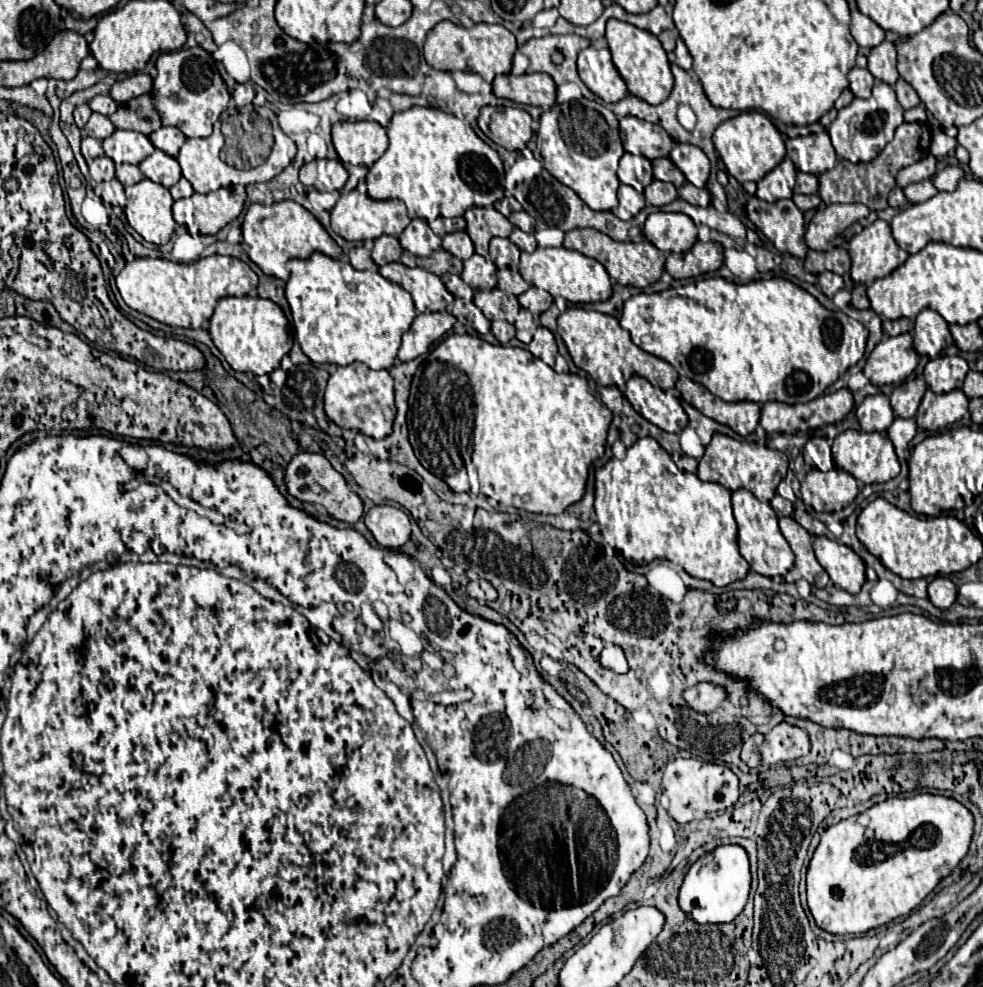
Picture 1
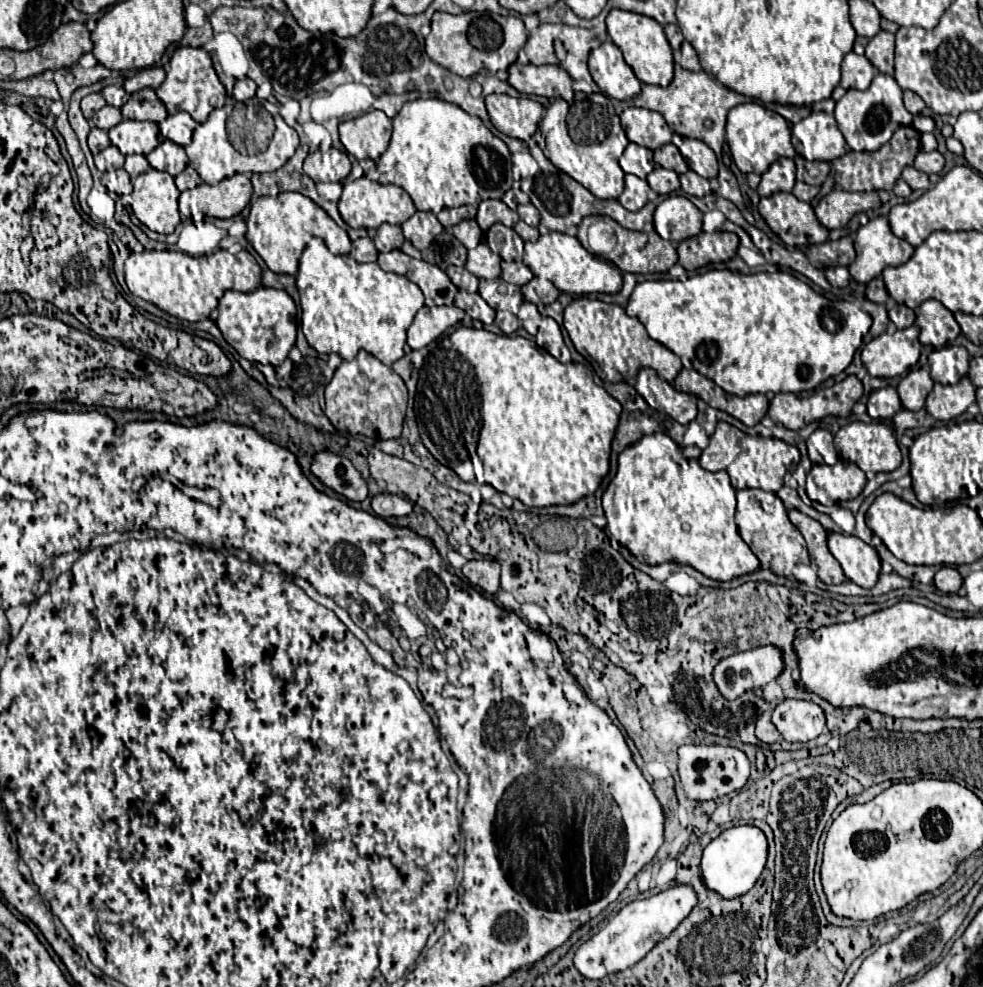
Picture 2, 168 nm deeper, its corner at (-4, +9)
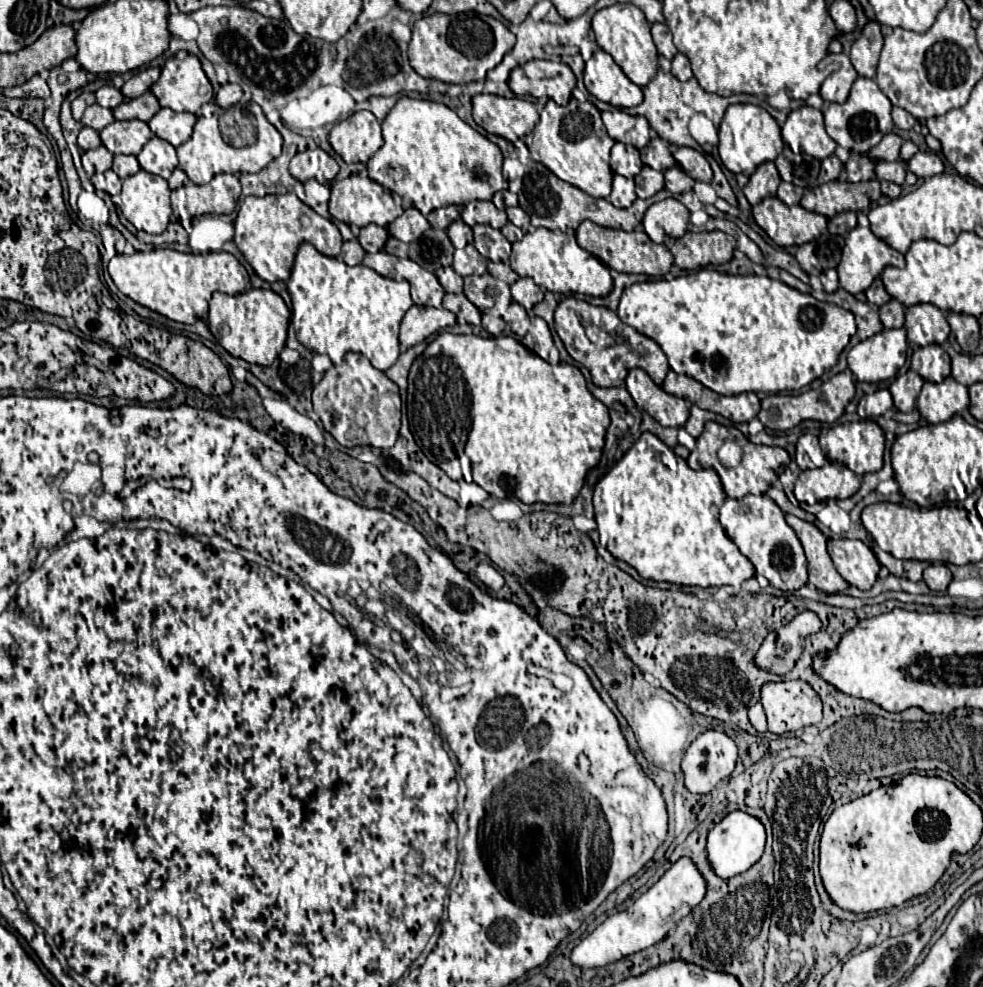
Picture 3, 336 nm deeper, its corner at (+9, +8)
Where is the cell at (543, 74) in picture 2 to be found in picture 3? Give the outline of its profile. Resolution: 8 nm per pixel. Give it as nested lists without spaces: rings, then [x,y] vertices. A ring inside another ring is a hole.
[[[540,59],[518,65],[510,73],[508,83],[516,95],[548,97],[558,105],[566,105],[570,101],[572,89],[576,87],[576,75],[566,63]]]

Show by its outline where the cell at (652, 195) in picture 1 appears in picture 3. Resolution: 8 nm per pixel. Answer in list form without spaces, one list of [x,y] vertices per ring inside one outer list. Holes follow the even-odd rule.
[[[642,167],[642,171],[634,177],[636,181],[636,195],[640,199],[648,199],[660,189],[664,189],[664,175],[660,171],[654,171],[652,167]]]

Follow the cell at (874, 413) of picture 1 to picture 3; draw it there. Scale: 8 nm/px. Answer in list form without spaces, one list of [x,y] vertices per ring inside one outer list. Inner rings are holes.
[[[878,389],[876,393],[865,395],[857,405],[857,414],[861,418],[872,419],[884,415],[892,409],[892,395],[888,389]]]

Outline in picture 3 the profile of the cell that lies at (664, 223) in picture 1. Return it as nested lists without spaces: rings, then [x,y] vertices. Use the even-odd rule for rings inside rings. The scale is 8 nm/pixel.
[[[664,199],[648,207],[644,215],[644,229],[654,243],[664,239],[678,239],[688,231],[690,211],[678,199]]]

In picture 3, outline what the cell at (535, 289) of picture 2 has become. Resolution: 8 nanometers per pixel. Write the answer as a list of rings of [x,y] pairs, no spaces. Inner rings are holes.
[[[520,277],[514,285],[510,285],[510,291],[512,291],[512,297],[516,303],[520,303],[522,307],[526,307],[528,311],[542,301],[544,297],[544,291],[530,279],[530,277]]]

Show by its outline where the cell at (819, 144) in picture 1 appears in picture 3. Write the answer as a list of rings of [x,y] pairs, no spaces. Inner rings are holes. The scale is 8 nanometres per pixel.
[[[808,105],[788,115],[782,127],[782,139],[794,153],[806,153],[816,159],[826,159],[836,149],[834,139],[824,129],[822,111]]]

